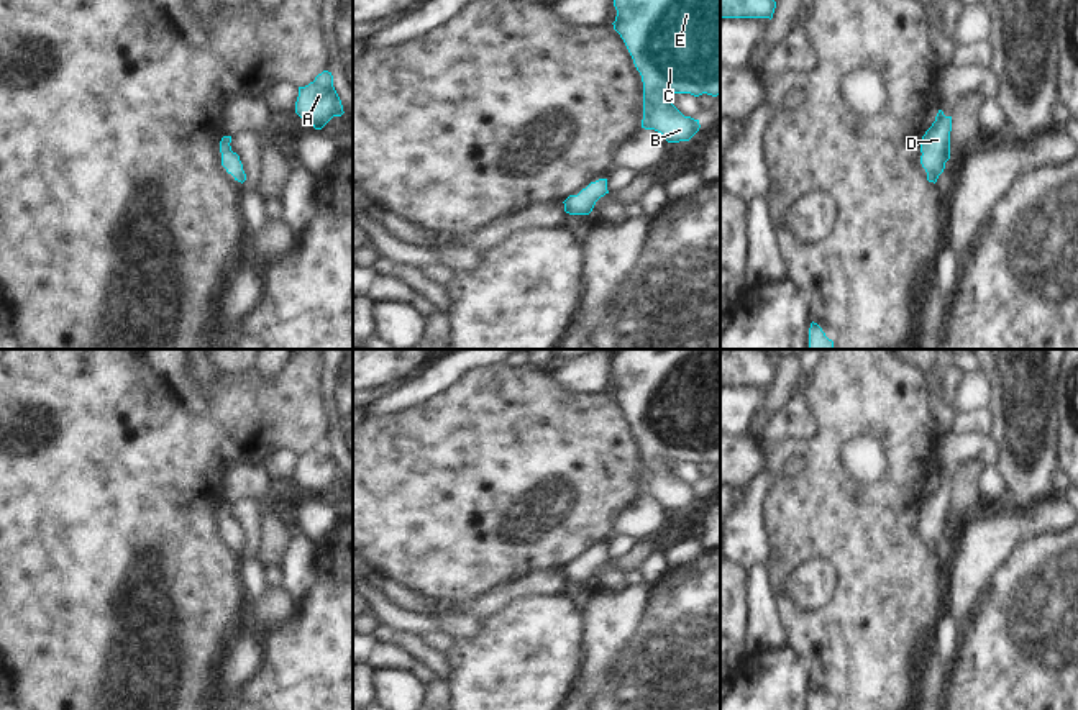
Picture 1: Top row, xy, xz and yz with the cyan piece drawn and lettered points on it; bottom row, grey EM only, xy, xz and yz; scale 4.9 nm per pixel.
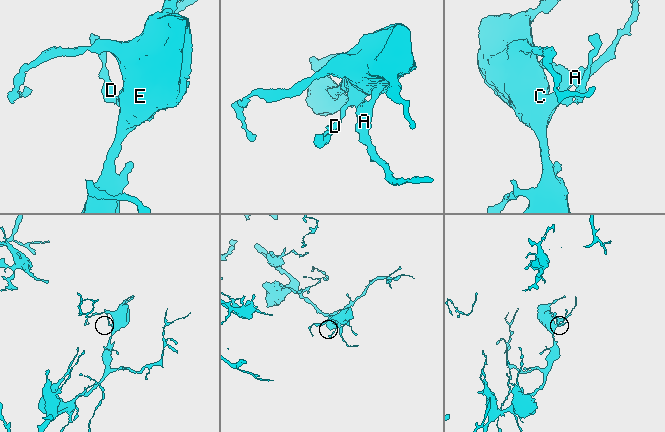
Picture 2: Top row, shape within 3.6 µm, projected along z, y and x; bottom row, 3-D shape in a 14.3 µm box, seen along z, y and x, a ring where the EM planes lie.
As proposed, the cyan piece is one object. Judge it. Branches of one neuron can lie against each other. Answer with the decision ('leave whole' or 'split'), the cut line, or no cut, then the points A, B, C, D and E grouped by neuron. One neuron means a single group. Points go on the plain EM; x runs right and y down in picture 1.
leave whole | no cut | A B C D E

